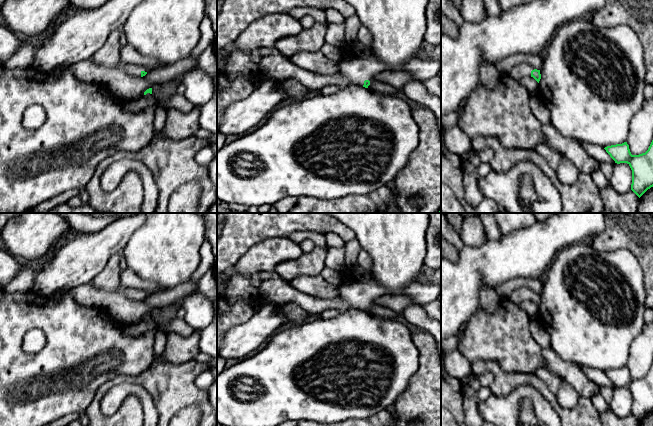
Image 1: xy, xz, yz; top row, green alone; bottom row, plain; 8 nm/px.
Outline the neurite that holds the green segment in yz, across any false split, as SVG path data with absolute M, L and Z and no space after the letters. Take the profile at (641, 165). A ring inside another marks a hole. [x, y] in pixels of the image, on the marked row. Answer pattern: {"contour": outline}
{"contour": "M653 140L645 153L632 155L627 142L604 148L615 163L627 163L632 170L631 190L640 198L653 187Z"}

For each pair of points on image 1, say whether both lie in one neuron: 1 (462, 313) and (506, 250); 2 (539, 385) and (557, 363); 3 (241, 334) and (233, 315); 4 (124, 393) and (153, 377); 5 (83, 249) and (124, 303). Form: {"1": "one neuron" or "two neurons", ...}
{"1": "one neuron", "2": "two neurons", "3": "two neurons", "4": "two neurons", "5": "two neurons"}

